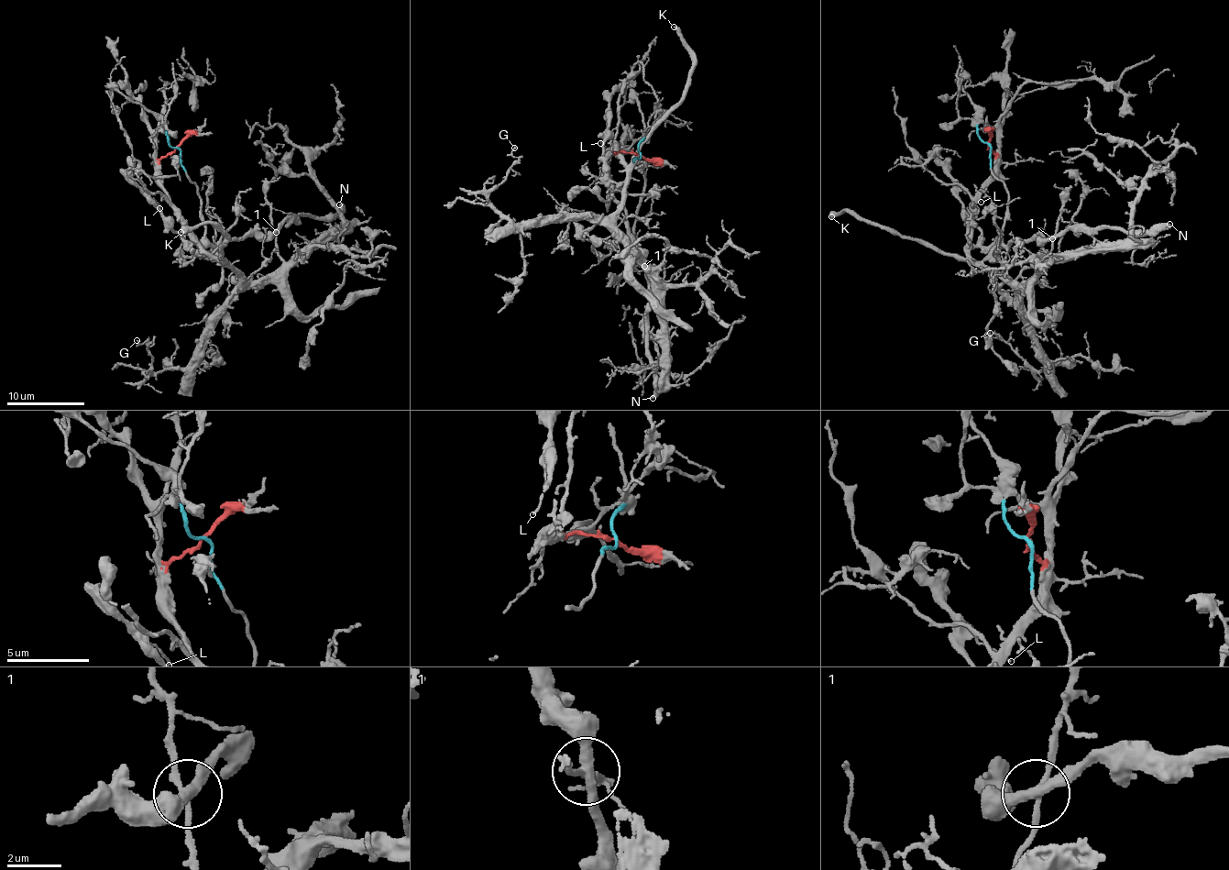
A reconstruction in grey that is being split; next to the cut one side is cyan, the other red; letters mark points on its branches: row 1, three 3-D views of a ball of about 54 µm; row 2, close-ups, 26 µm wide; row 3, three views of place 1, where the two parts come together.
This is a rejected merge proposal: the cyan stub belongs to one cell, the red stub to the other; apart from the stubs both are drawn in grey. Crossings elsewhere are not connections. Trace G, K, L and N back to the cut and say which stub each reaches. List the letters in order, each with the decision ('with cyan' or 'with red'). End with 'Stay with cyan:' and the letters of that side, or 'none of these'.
G: with red
K: with red
L: with cyan
N: with cyan
Stay with cyan: L, N

